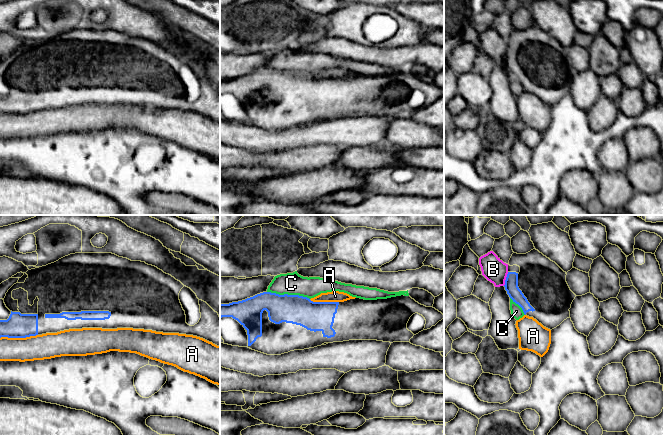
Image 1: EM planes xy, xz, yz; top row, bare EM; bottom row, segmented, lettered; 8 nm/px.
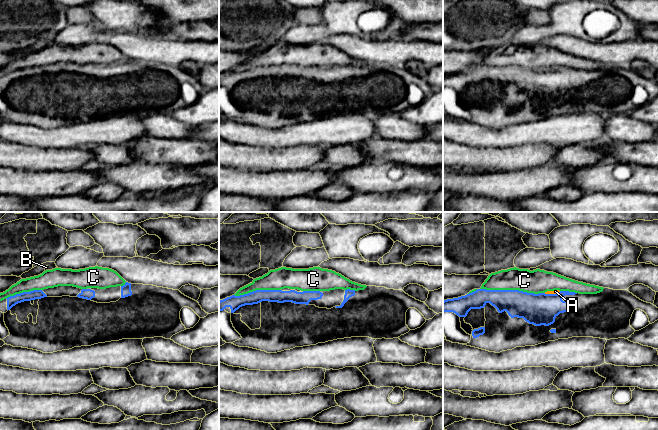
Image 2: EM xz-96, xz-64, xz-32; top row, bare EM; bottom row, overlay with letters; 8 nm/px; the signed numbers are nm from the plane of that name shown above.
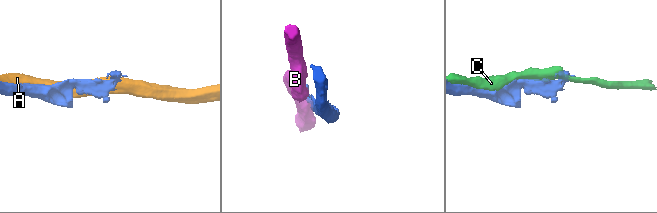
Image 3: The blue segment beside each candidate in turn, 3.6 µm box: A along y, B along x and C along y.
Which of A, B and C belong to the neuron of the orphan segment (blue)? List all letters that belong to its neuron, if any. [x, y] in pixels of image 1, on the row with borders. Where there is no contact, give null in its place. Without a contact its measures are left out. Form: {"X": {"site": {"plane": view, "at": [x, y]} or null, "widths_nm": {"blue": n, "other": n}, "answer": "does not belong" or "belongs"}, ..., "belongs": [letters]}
{"A": {"site": {"plane": "xy", "at": [18, 337]}, "widths_nm": {"blue": 200, "other": 200}, "answer": "does not belong"}, "B": {"site": {"plane": "yz", "at": [506, 279]}, "widths_nm": {"blue": 110, "other": 190}, "answer": "does not belong"}, "C": {"site": {"plane": "xz", "at": [287, 294]}, "widths_nm": {"blue": 240, "other": 180}, "answer": "does not belong"}, "belongs": []}

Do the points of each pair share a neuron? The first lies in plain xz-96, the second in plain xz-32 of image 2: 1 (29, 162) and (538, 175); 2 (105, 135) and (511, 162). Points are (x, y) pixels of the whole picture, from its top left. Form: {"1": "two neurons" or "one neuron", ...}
{"1": "two neurons", "2": "two neurons"}

